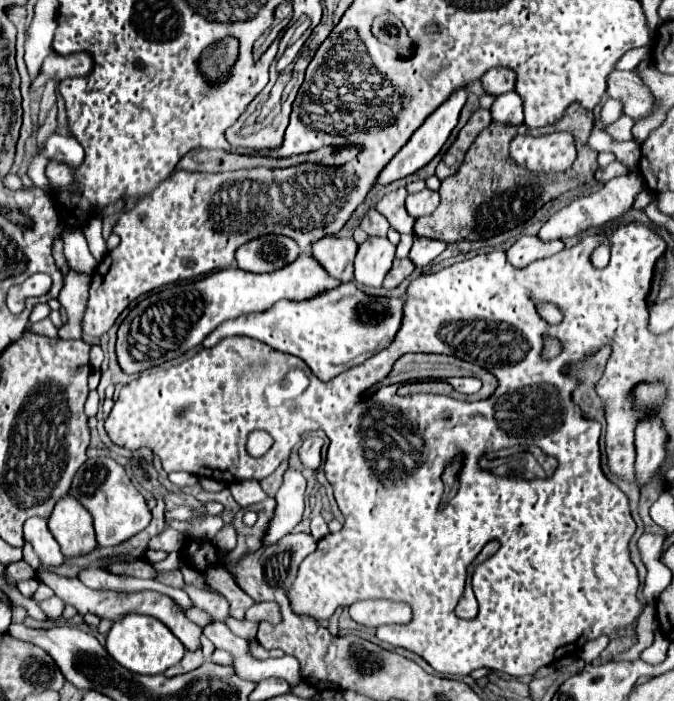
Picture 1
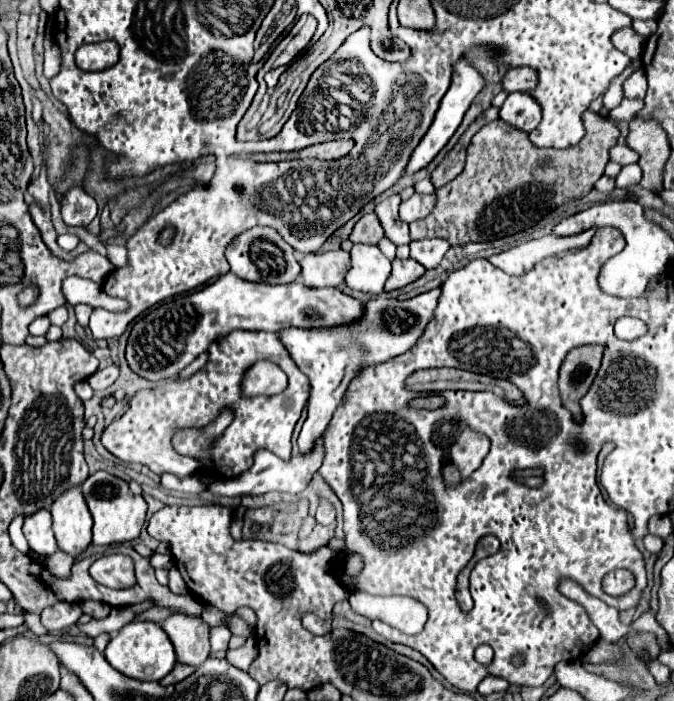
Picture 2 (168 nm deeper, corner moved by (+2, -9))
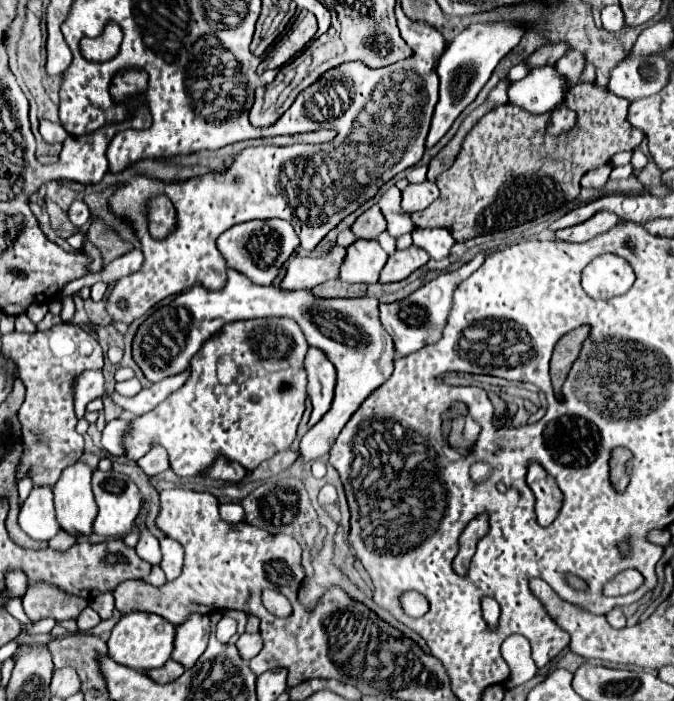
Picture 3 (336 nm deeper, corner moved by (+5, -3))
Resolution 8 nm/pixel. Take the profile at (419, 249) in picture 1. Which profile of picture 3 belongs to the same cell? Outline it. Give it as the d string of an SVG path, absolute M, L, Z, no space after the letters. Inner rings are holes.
M415 228L411 236L413 236L413 244L417 248L423 248L433 260L443 260L449 254L451 246L455 244L449 230L445 228L431 228L431 230Z

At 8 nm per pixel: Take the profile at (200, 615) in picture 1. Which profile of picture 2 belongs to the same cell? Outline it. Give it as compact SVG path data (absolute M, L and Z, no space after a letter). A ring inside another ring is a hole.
M152 606L150 610L144 610L144 612L140 612L138 616L136 616L137 620L152 620L152 622L162 622L162 620L166 620L168 616L172 616L174 612L166 612L166 608L161 608L159 606Z

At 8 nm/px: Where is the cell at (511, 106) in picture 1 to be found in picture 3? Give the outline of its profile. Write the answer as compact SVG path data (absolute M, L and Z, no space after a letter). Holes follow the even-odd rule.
M543 66L531 70L523 80L513 82L507 94L509 104L519 106L529 114L543 114L563 100L563 80L553 66Z

